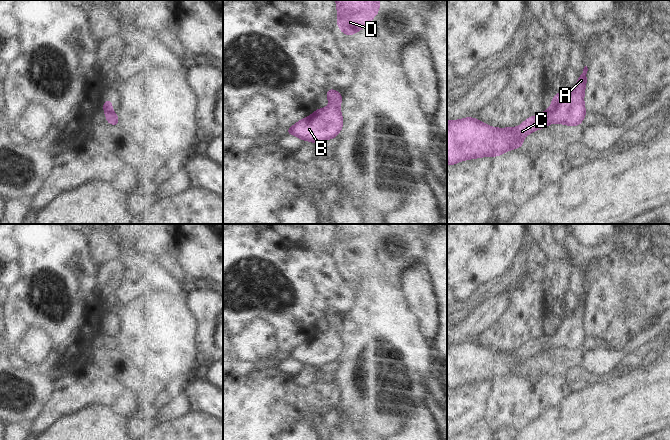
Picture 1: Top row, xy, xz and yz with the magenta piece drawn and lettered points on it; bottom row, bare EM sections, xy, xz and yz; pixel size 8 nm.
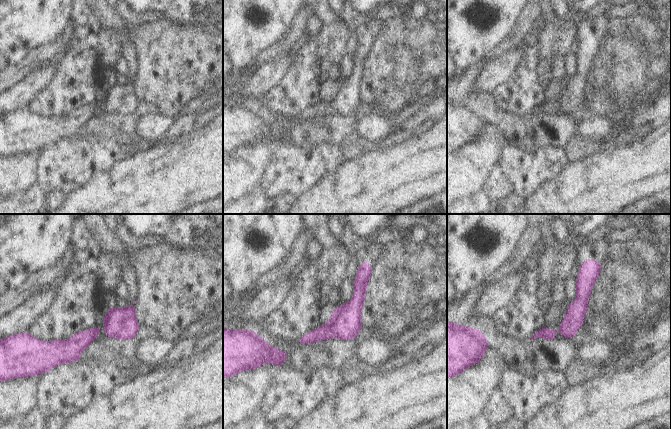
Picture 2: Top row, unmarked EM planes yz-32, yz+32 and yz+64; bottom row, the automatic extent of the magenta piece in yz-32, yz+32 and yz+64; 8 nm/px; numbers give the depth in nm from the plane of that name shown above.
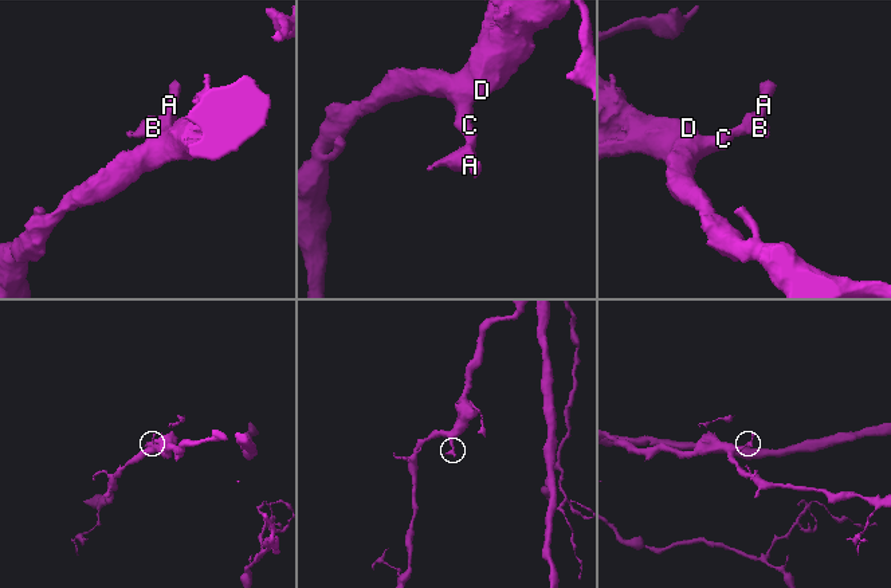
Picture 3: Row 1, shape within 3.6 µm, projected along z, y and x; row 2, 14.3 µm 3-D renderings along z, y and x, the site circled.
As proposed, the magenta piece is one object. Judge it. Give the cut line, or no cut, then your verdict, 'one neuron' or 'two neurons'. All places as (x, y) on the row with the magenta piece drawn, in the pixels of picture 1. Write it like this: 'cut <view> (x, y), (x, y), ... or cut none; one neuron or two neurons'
cut none; one neuron

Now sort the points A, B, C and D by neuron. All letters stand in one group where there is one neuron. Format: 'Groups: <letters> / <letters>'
Groups: A B C D

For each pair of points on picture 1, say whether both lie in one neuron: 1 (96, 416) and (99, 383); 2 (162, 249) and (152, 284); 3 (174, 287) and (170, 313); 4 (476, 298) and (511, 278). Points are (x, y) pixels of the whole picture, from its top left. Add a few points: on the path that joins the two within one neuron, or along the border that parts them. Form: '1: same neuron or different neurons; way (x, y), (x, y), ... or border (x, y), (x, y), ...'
1: different neurons; border (75, 412), (90, 405), (103, 405), (118, 415)
2: different neurons; border (136, 257), (142, 260), (160, 260), (170, 263)
3: different neurons; border (187, 286), (179, 294), (149, 293)
4: same neuron; way (485, 292), (502, 284)

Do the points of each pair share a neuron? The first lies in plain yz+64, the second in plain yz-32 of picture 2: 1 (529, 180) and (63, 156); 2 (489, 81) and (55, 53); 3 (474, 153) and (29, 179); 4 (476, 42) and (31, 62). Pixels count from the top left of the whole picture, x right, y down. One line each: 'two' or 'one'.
1: one
2: two
3: one
4: two

